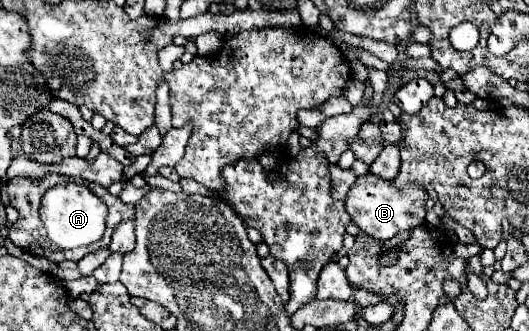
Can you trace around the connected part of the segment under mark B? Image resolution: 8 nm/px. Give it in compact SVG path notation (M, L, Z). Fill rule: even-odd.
M367 173L363 177L357 177L355 187L351 187L351 195L347 195L345 199L345 207L353 223L357 223L369 237L377 241L387 241L403 231L411 231L425 223L425 201L427 193L421 187L405 187L403 191L399 191L393 181Z

